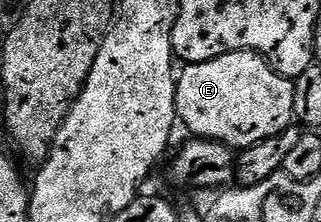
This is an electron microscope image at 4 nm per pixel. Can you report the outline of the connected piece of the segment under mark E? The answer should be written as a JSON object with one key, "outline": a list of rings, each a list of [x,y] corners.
{"outline":[[[240,50],[206,62],[190,62],[177,79],[177,116],[190,135],[244,148],[281,134],[294,121],[293,82],[276,74],[264,57]]]}

